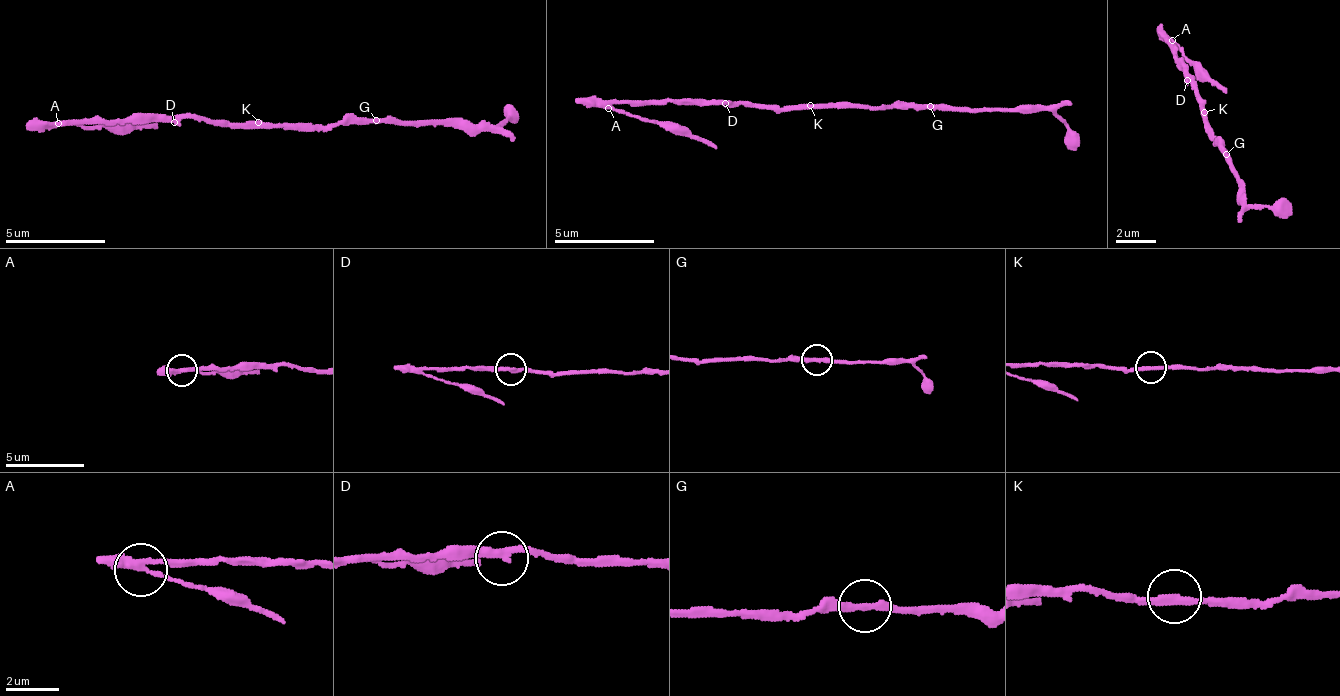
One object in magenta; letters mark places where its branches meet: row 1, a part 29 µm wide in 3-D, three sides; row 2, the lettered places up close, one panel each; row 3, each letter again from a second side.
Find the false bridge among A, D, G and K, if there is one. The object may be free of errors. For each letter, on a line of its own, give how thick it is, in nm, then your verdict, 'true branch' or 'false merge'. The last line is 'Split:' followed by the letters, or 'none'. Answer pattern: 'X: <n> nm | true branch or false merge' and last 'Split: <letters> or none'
A: 220 nm | false merge
D: 260 nm | true branch
G: 260 nm | true branch
K: 240 nm | true branch
Split: A

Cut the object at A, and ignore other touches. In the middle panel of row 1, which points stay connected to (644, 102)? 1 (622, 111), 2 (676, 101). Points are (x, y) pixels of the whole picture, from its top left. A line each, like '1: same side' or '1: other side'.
1: other side
2: same side

